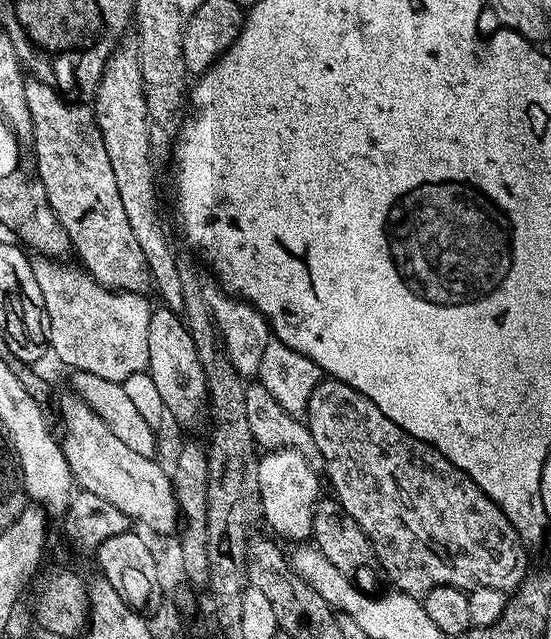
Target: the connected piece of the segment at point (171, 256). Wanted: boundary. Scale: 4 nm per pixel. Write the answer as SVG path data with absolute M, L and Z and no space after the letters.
M117 47L112 57L106 62L106 66L100 75L96 99L94 101L94 115L96 125L102 134L102 142L106 146L106 155L110 158L110 166L114 170L114 178L118 181L118 195L122 197L122 206L126 210L126 219L130 221L130 230L134 230L134 238L138 246L142 246L142 254L146 254L146 266L152 275L154 288L160 291L160 296L165 305L173 312L180 314L184 310L184 295L182 294L182 278L178 270L177 253L172 253L168 245L168 236L164 233L164 224L160 221L160 200L156 197L156 168L152 165L154 153L152 143L148 137L148 107L144 97L144 83L142 82L142 70L138 66L138 54L135 47Z

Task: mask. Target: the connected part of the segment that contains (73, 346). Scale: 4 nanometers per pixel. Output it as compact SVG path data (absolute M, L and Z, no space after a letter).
M36 258L32 260L34 278L38 278L38 290L42 290L42 302L48 315L48 347L51 355L56 355L68 367L68 370L98 374L98 378L110 378L110 382L118 382L119 384L123 384L126 378L130 378L130 374L147 372L148 363L150 362L149 335L152 308L150 304L144 301L145 297L138 292L113 292L110 288L103 288L90 273L84 271L83 267L75 266L76 268L71 268L70 265L64 263L68 262L60 258Z

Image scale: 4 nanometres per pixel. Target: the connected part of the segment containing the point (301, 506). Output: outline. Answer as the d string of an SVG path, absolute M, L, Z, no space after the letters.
M274 448L265 451L258 459L256 477L264 511L263 523L268 523L277 537L296 540L292 542L304 542L311 537L316 502L322 496L321 477L318 472L316 477L315 470L308 464L311 464L309 457L302 455L297 448Z

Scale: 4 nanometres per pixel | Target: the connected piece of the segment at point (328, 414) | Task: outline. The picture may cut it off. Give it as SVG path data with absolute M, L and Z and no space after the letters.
M331 378L321 379L320 385L314 390L314 394L310 394L306 423L312 440L316 444L319 459L324 459L325 473L323 472L323 475L326 480L326 475L328 475L328 480L332 483L333 490L336 491L333 492L334 499L342 506L342 510L346 510L346 514L350 514L350 518L354 518L354 522L358 522L358 526L362 526L362 534L366 534L366 538L374 550L377 565L382 569L382 572L384 568L385 574L396 583L393 585L399 591L408 592L411 596L420 598L431 588L438 586L454 586L465 590L493 588L509 594L519 588L526 575L526 569L524 569L524 551L526 548L520 535L516 533L514 526L510 526L506 514L502 514L499 506L461 468L454 466L454 462L445 458L435 446L414 438L409 432L402 430L402 426L390 422L390 418L386 418L386 414L382 414L382 410L378 410L378 406L374 406L374 402L370 398L366 398L361 392L354 390L354 386Z

